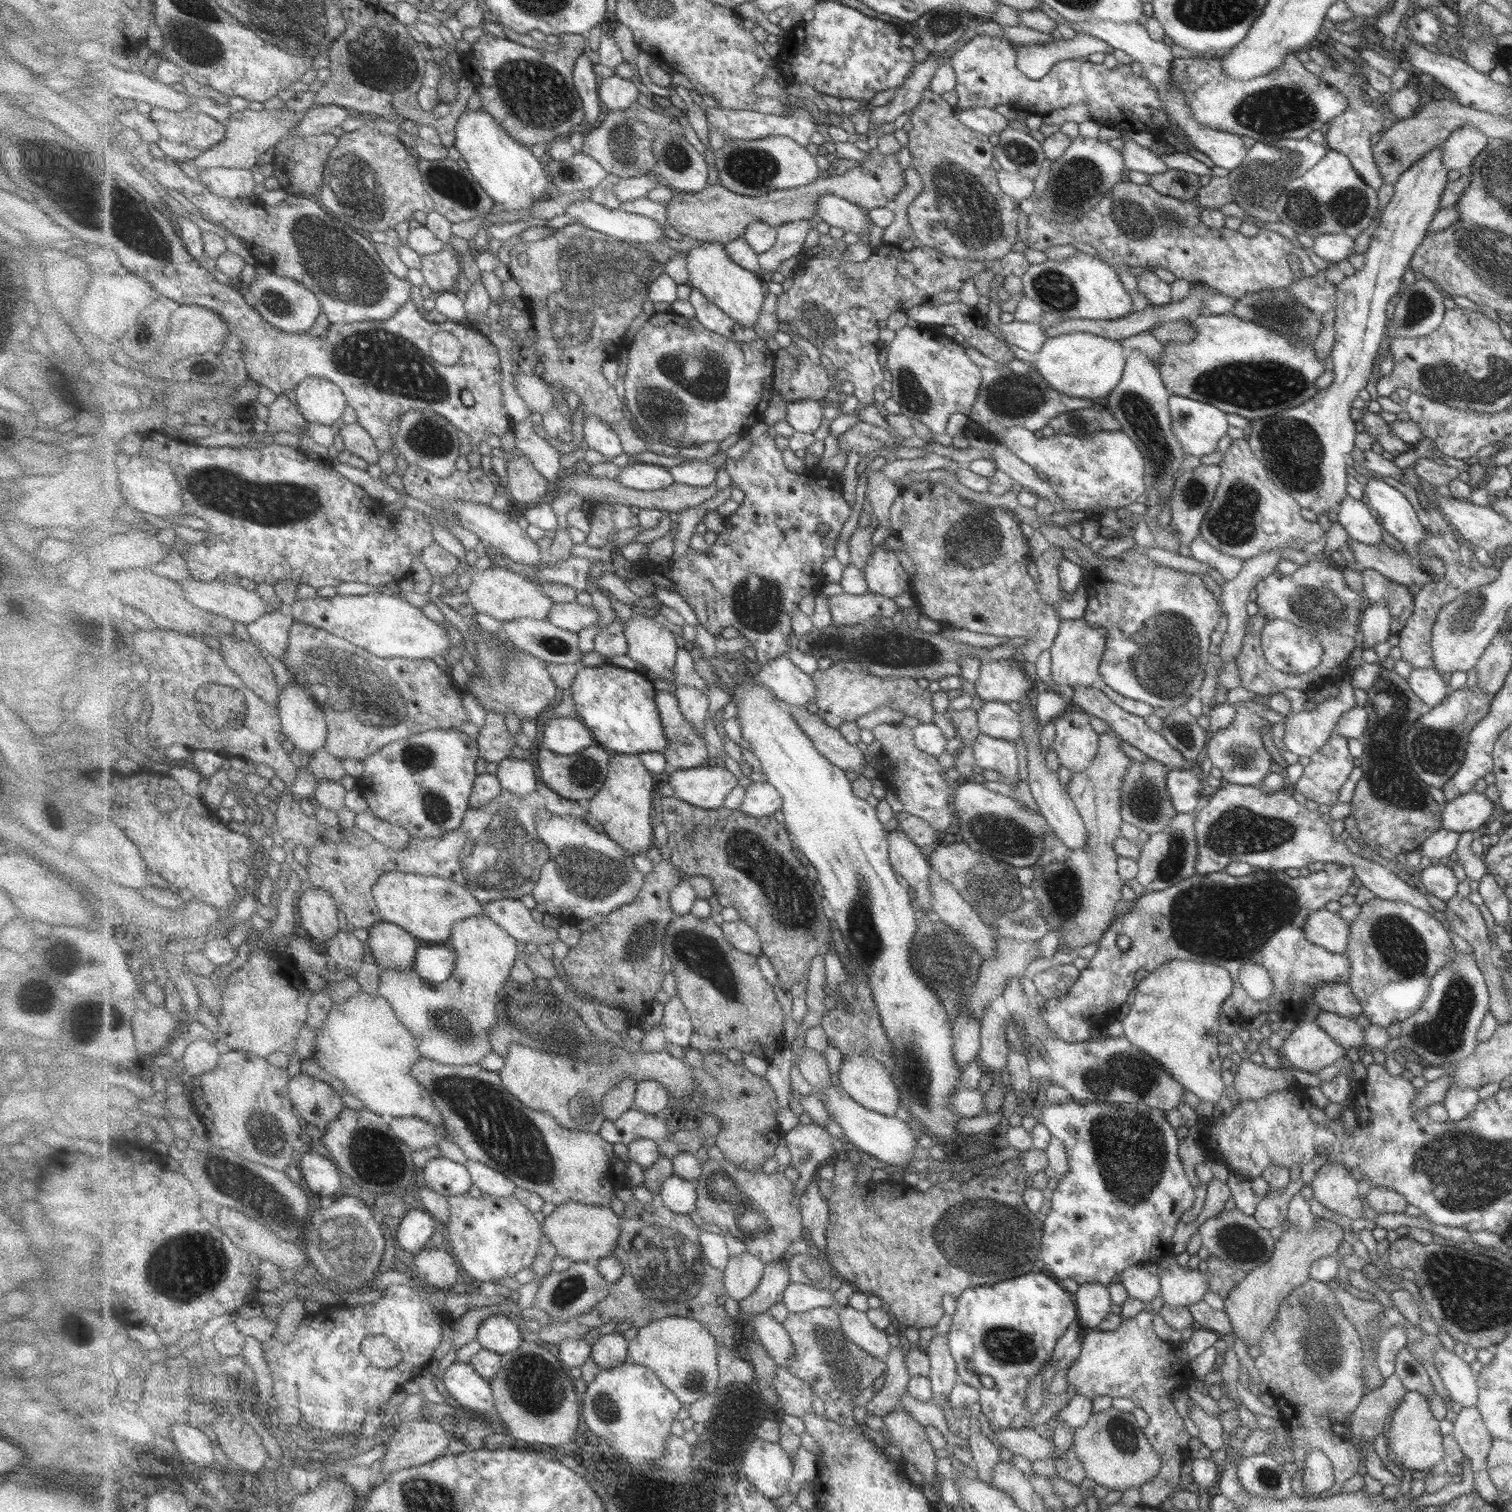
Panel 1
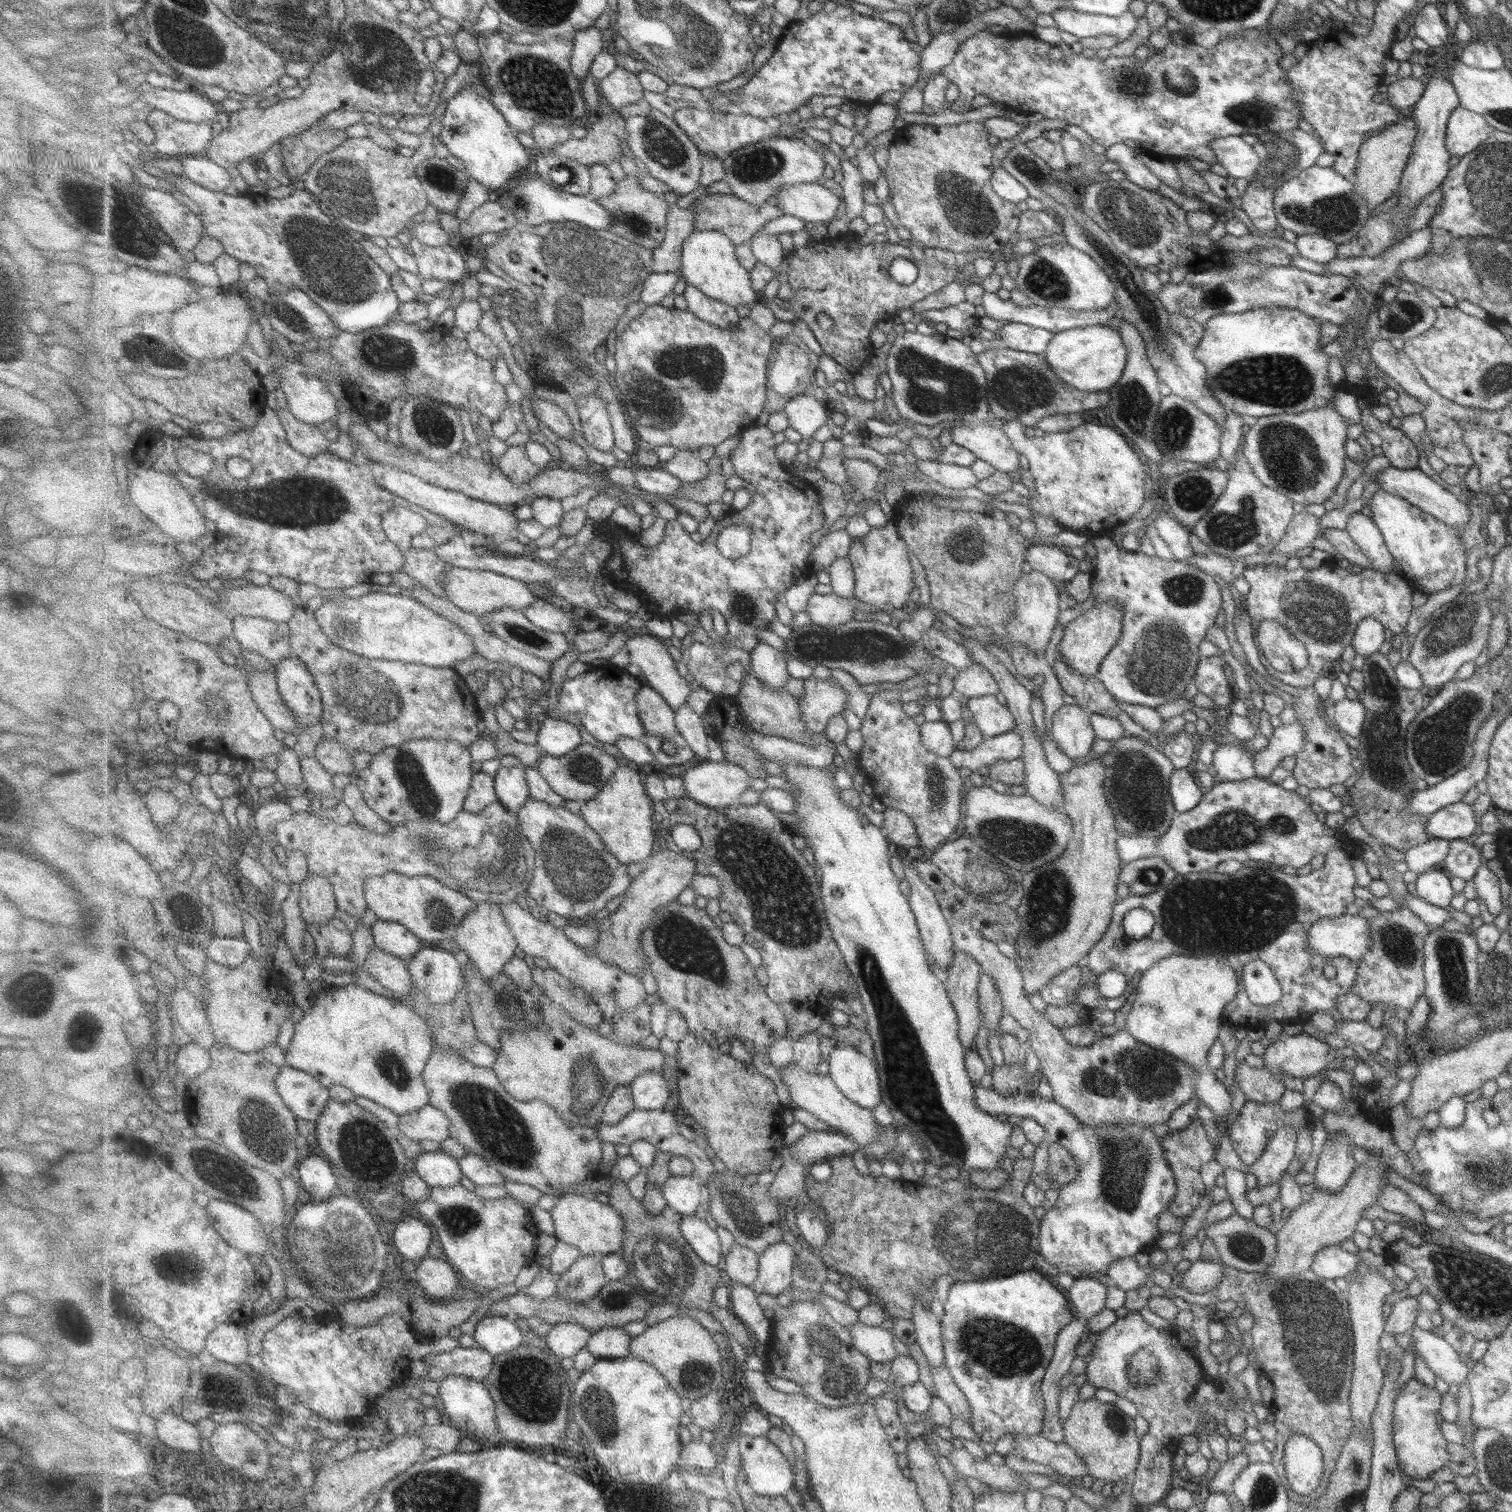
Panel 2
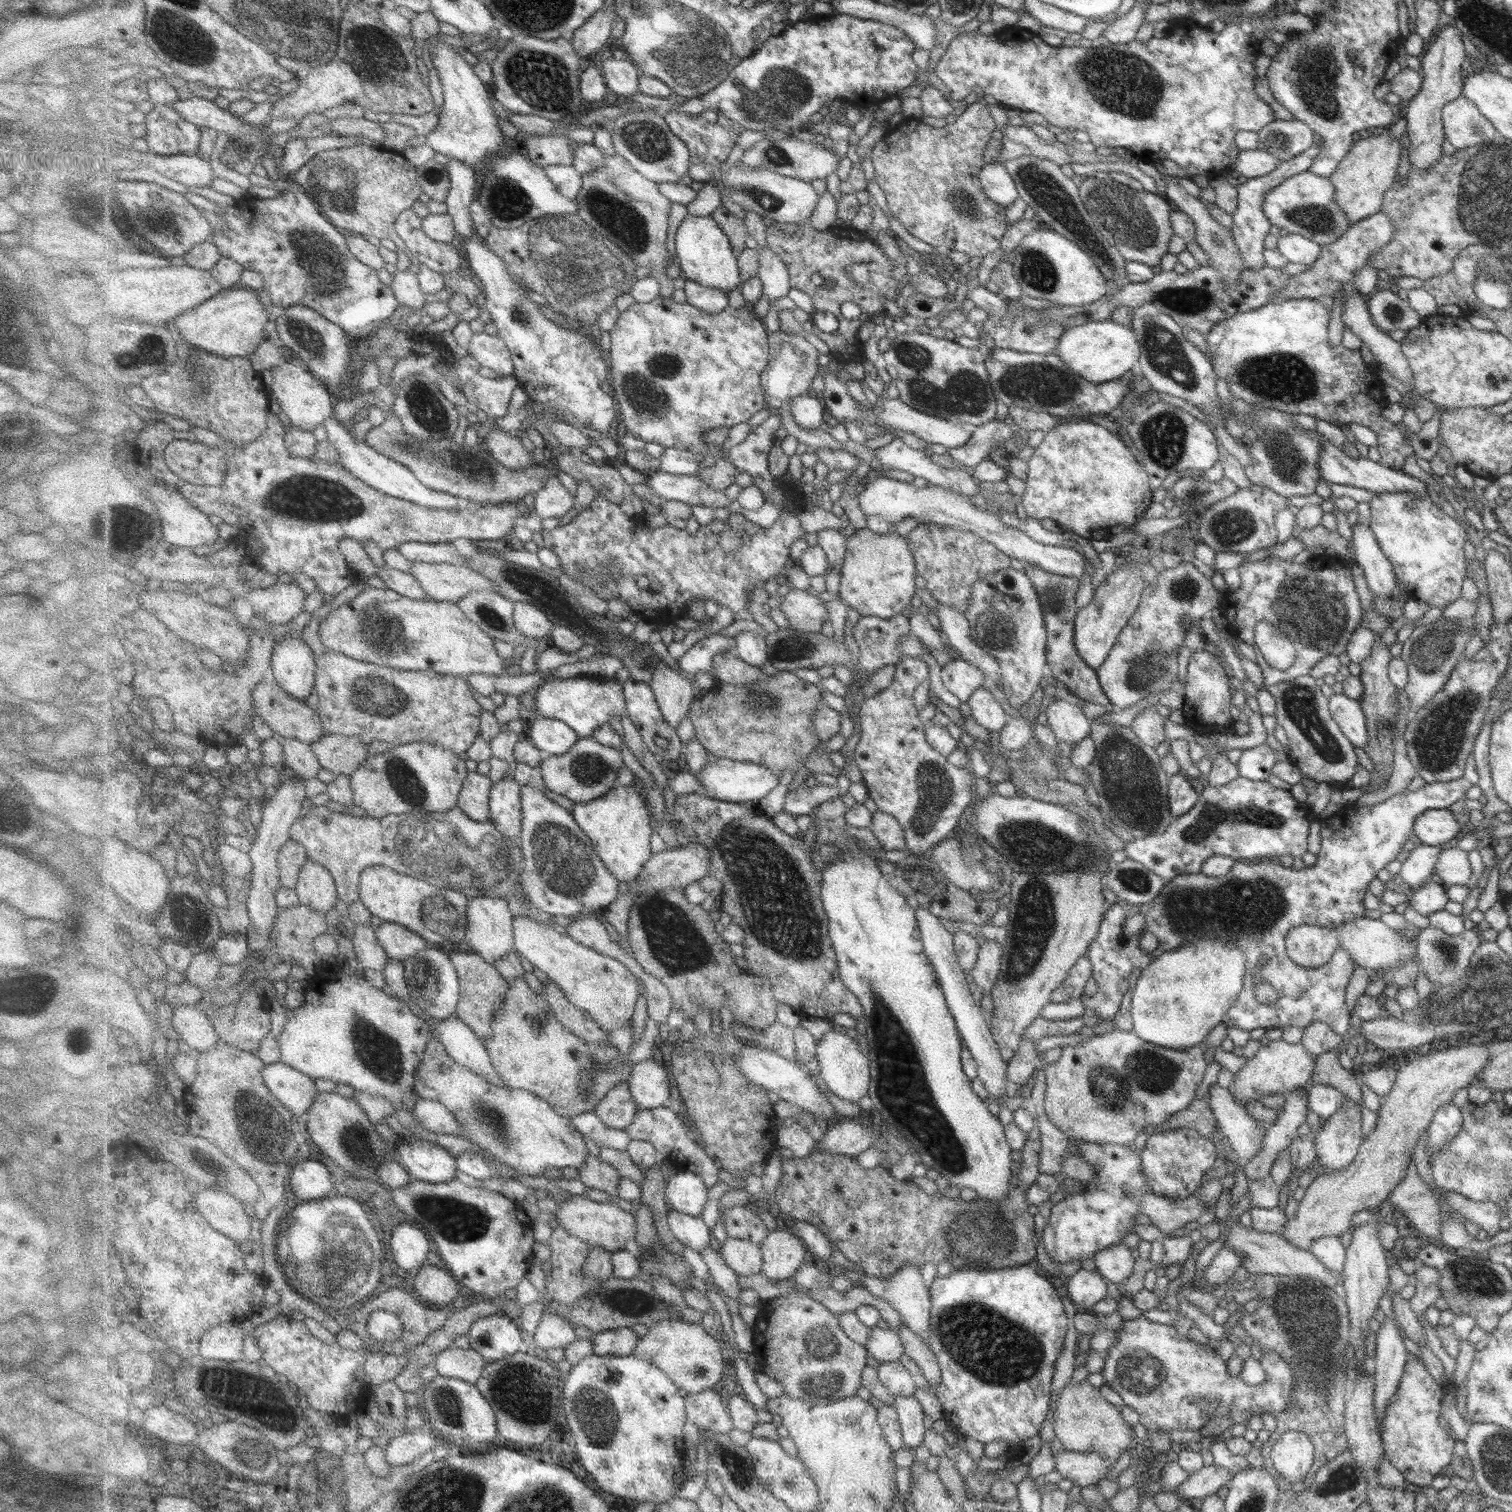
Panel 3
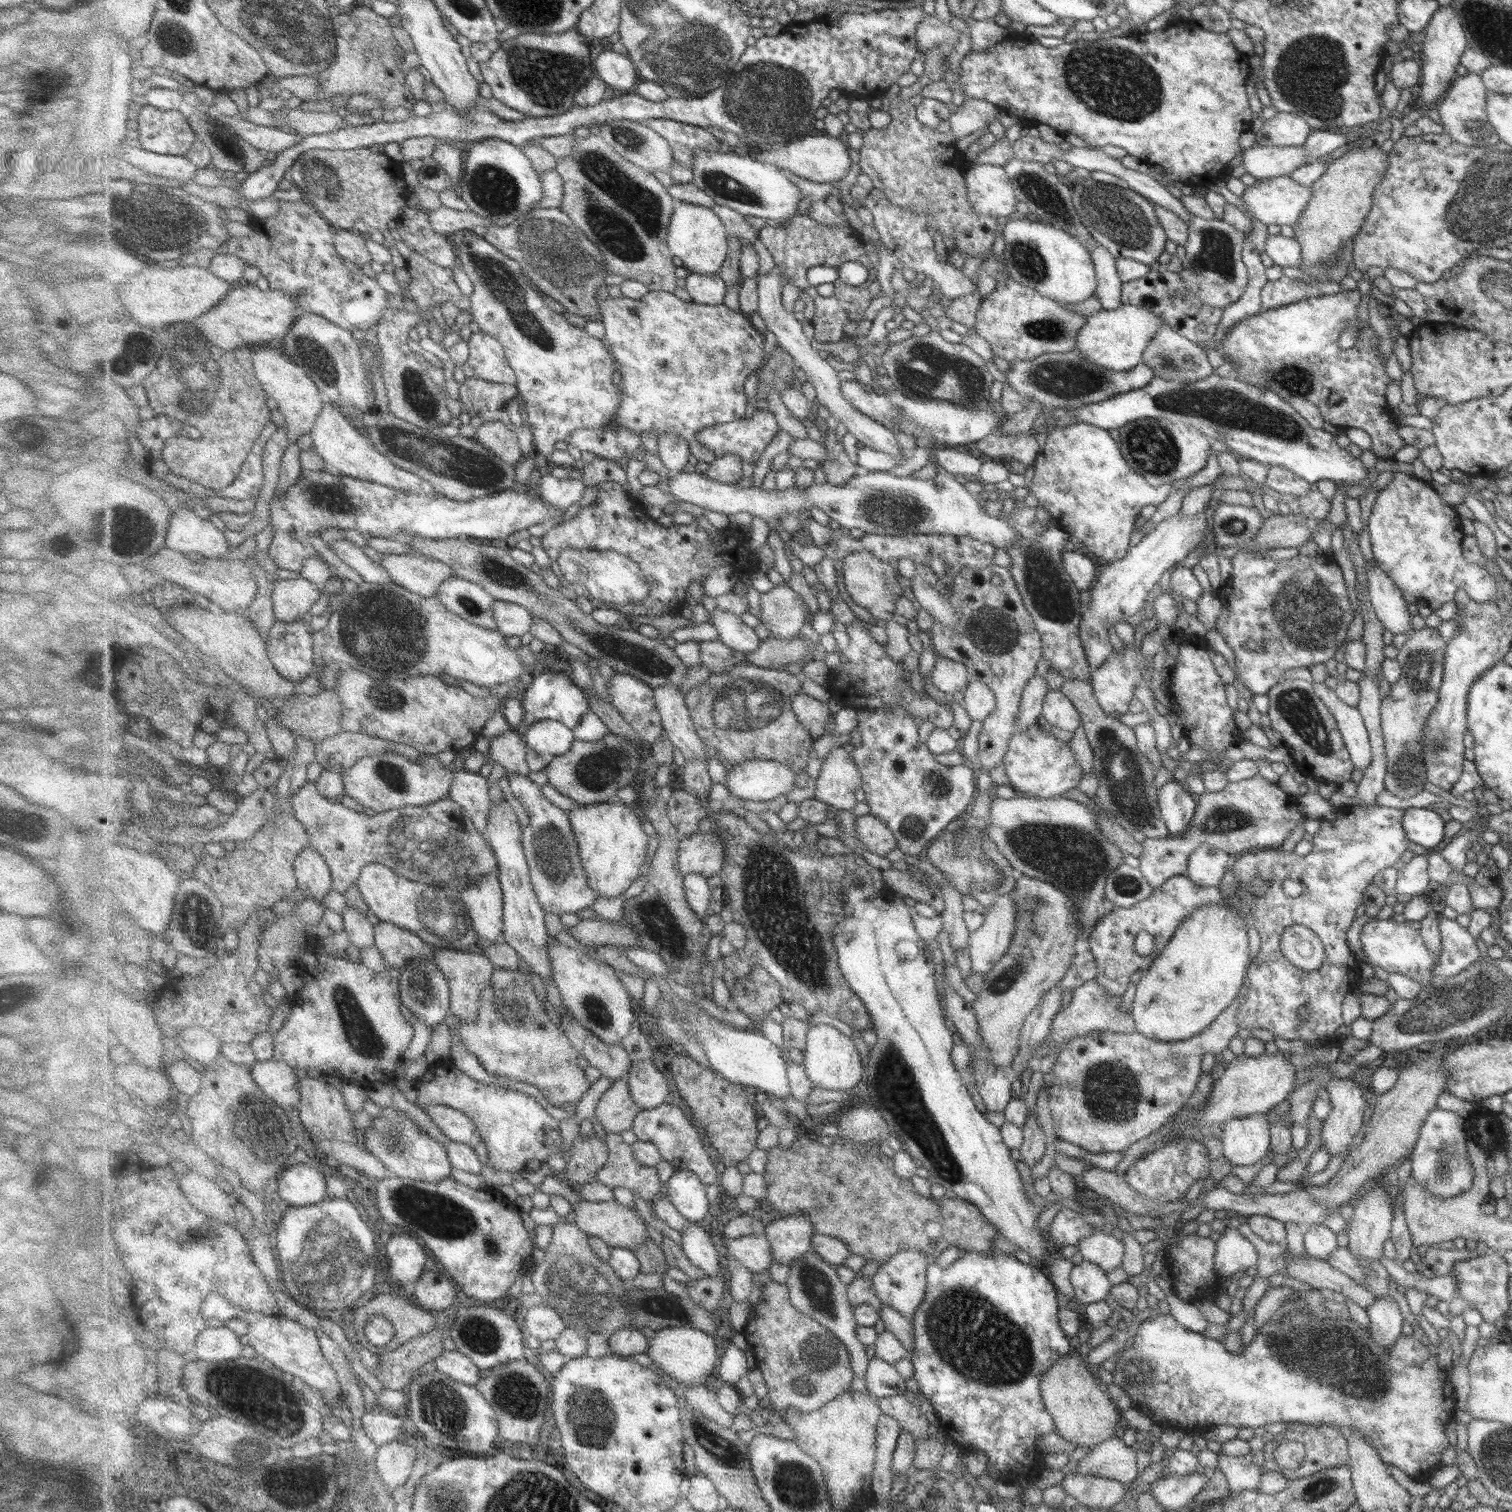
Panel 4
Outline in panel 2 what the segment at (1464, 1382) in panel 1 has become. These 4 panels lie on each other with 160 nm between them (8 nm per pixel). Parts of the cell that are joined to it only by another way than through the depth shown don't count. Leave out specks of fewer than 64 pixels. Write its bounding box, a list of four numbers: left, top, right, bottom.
[1408,1324,1469,1386]

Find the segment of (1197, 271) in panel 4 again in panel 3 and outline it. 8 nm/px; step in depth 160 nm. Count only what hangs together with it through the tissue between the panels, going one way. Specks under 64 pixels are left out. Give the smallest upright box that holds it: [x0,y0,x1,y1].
[1162,175,1243,285]

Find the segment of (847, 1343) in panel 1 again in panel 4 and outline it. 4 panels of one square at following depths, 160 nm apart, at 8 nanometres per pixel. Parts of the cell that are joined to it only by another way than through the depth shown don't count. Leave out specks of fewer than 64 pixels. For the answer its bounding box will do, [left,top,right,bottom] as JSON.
[744,1280,855,1413]

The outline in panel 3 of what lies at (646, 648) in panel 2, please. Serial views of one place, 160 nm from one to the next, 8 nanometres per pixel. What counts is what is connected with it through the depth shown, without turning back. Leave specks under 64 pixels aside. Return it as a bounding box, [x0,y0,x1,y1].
[650,658,695,728]

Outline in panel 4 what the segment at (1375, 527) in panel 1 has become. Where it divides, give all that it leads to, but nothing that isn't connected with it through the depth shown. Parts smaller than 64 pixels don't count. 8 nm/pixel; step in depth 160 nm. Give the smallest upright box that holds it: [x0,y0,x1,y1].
[1366,565,1414,636]

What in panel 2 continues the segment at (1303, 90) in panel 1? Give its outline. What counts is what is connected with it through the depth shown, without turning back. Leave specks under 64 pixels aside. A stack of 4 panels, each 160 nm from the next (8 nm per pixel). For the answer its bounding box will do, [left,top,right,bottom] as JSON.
[940,30,1300,165]

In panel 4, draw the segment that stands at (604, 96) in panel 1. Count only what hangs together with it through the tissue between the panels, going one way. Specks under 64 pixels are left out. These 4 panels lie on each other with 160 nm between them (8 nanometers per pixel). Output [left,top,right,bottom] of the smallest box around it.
[594,52,641,90]

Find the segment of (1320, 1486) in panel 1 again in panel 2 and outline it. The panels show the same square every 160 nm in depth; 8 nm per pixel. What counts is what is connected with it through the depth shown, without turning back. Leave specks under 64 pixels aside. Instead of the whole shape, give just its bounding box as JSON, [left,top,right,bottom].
[1282,1435,1323,1496]

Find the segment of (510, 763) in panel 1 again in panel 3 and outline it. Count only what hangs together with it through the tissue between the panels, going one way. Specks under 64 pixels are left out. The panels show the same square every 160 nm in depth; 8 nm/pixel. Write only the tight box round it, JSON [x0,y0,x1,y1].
[490,776,522,840]

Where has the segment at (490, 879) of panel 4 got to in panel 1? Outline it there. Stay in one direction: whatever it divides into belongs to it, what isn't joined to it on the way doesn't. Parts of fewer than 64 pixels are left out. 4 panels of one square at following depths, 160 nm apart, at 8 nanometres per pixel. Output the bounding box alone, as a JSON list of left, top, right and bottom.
[380,913,521,1066]

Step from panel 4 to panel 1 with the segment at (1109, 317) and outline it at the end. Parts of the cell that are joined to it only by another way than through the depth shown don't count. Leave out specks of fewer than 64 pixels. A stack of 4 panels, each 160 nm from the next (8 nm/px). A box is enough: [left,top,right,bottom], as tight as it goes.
[1031,332,1125,400]

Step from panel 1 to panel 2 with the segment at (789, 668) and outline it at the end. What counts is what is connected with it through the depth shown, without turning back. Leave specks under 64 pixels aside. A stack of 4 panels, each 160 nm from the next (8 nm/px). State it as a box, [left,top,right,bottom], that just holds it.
[752,642,792,690]

